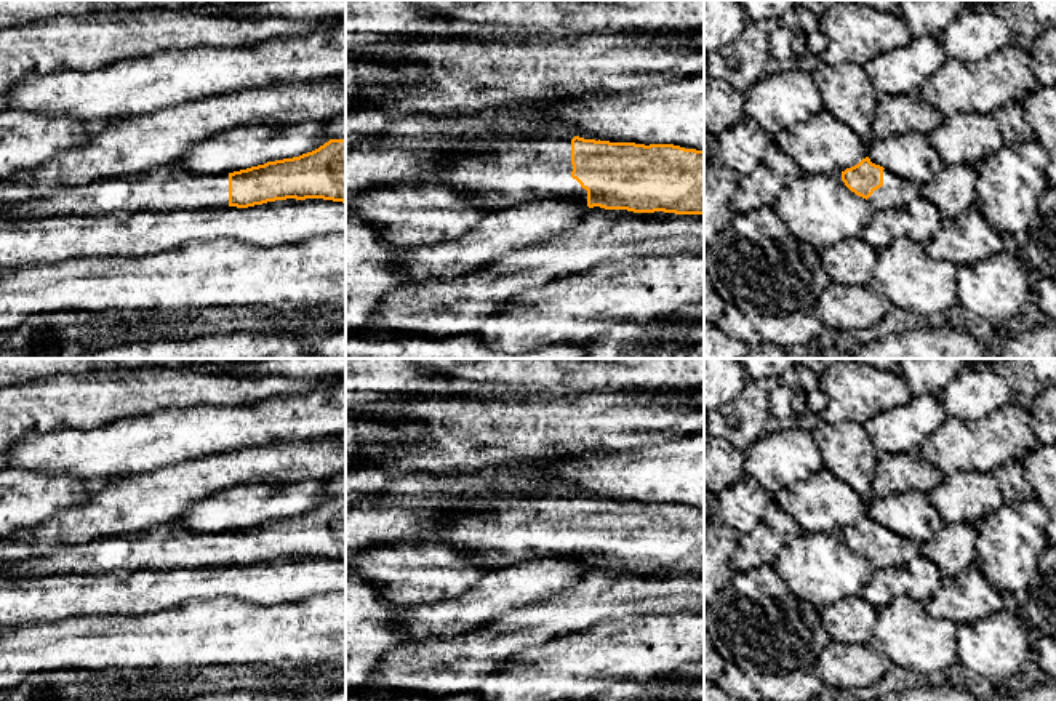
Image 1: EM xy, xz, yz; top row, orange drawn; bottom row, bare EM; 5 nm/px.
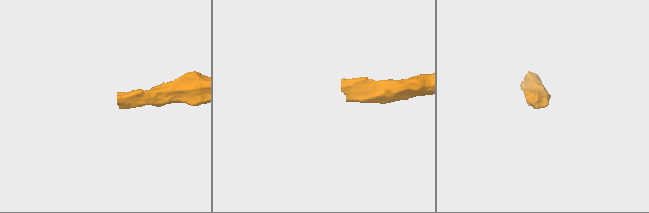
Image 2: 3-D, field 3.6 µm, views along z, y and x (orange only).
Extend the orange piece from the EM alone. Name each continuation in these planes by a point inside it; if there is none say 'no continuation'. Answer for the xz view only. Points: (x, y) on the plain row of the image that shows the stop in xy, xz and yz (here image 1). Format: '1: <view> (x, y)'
1: xz (519, 527)

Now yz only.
1: yz (896, 551)

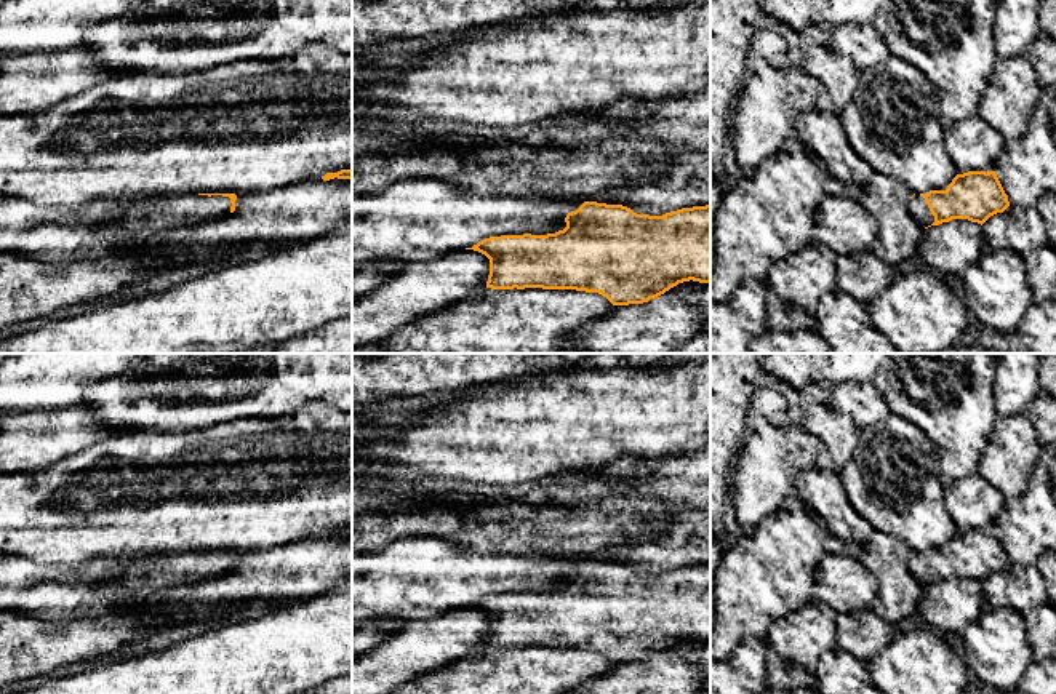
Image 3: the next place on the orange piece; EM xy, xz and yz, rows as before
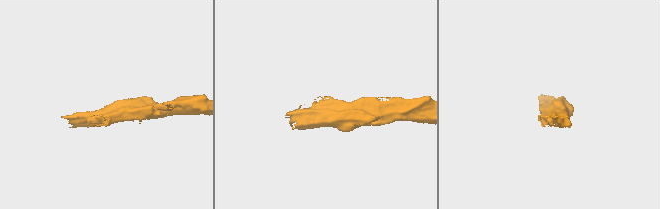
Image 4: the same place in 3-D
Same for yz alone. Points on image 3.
1: yz (917, 565)

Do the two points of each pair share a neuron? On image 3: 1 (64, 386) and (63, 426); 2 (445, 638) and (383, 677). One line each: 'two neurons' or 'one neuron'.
1: two neurons
2: one neuron

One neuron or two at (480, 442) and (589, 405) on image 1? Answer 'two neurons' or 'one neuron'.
one neuron

